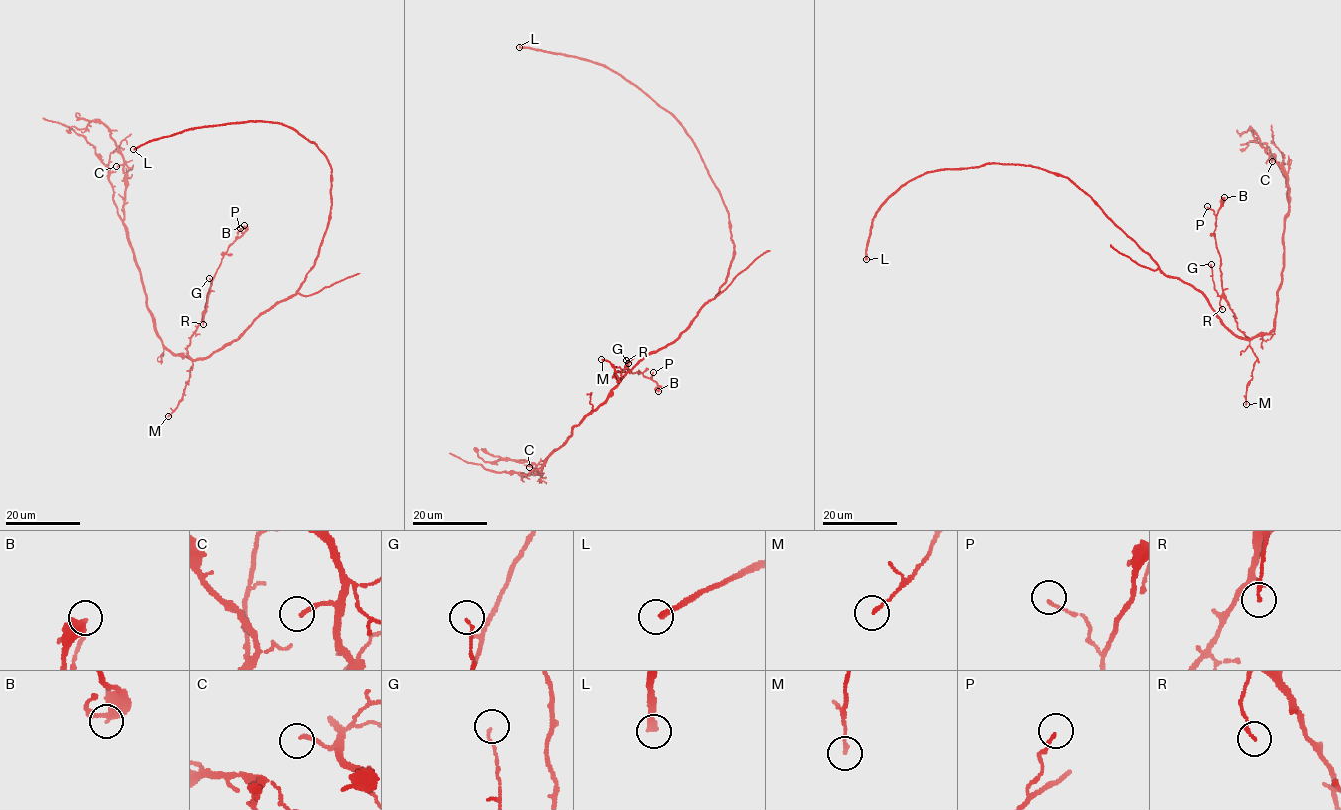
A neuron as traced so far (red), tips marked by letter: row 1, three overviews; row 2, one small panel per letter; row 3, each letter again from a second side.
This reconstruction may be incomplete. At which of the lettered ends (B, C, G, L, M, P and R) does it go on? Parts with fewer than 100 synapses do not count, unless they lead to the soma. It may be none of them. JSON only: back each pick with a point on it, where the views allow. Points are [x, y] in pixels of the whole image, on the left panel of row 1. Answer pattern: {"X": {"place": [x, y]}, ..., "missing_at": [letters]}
{"L": {"place": [133, 149]}, "missing_at": ["L"]}

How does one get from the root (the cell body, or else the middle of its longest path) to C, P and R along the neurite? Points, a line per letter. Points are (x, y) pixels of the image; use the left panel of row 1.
C: (285, 299), (209, 356), (193, 360), (166, 347), (147, 307), (123, 224), (126, 174), (122, 165), (116, 166)
P: (285, 299), (259, 314), (236, 340), (209, 356), (189, 357), (187, 346), (201, 321), (212, 278), (240, 228)
R: (285, 299), (259, 314), (236, 340), (209, 356), (192, 360), (187, 346), (204, 313), (203, 324)

